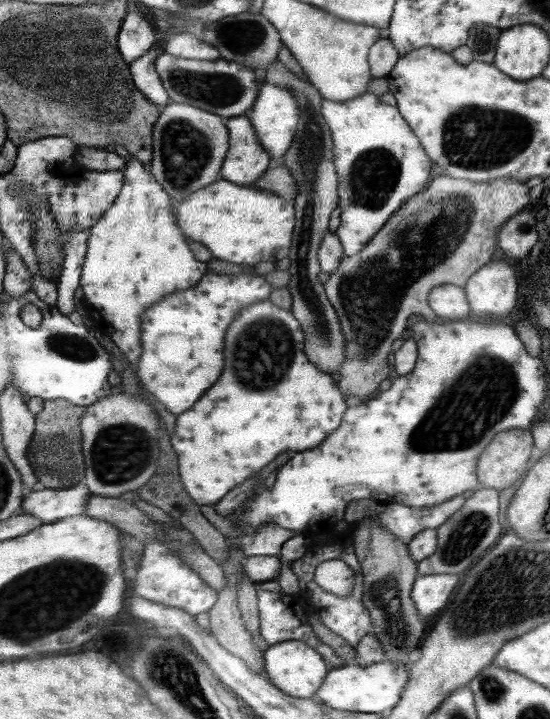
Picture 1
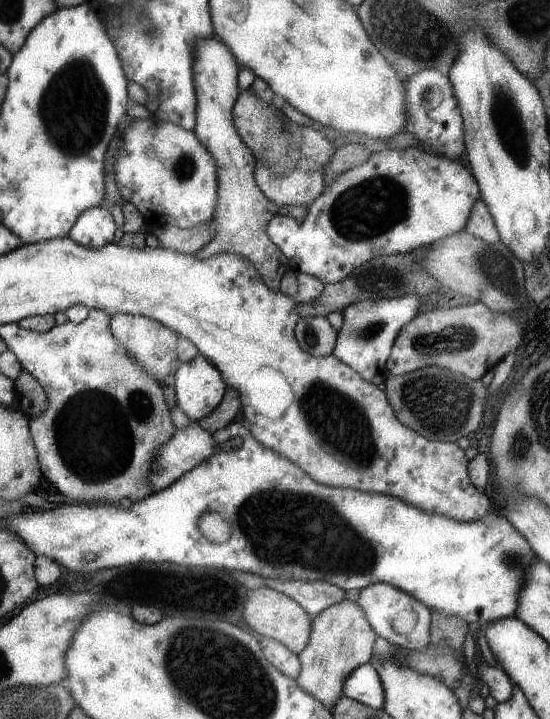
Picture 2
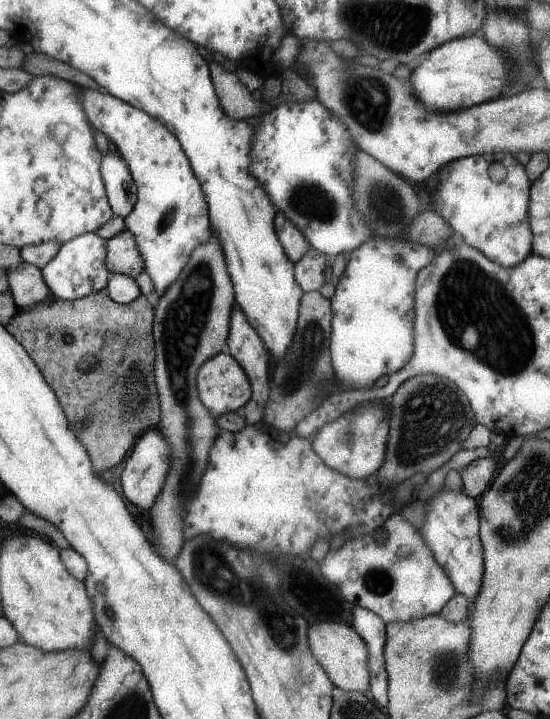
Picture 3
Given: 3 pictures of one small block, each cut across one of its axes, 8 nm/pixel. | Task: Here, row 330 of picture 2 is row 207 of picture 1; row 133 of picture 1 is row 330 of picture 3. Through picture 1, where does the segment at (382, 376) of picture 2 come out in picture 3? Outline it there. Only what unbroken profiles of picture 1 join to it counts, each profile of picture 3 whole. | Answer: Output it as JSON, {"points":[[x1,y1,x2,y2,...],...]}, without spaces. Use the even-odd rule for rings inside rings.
{"points":[[374,236,365,246,354,249,351,258,332,296,332,310,336,313,332,321,332,366,335,366,335,382,342,390,352,388,372,388,380,376,392,376,399,373,412,360,412,340,415,344,416,289,420,270,431,264,436,258,437,250,431,246,378,238]]}

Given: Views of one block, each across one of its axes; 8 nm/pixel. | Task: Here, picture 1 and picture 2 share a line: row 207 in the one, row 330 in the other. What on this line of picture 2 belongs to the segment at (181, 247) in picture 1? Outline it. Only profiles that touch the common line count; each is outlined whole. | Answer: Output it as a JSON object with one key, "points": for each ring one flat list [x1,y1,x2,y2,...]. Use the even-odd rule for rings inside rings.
{"points":[[120,313,112,315,110,330,116,342,124,346,138,362,142,362,148,374,160,382,181,365,178,361,178,334,163,322,152,320,147,316]]}

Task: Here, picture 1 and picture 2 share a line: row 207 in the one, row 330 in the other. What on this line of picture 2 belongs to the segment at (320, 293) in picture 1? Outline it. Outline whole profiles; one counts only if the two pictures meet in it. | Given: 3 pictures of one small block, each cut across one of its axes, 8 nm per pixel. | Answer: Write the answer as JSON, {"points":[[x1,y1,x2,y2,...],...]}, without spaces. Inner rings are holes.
{"points":[[322,315,301,317,295,335,303,350,316,357,332,355,339,338,327,316]]}

